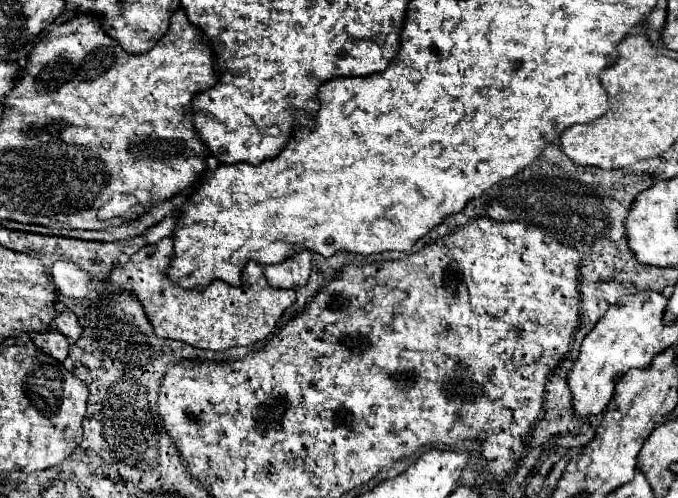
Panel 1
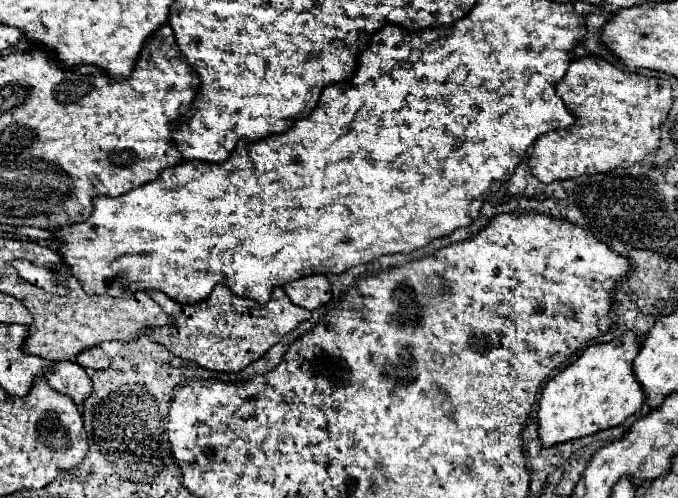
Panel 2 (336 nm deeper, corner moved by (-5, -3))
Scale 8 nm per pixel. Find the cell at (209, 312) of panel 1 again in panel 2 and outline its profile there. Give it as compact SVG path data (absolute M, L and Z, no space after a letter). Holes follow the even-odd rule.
M216 285L208 299L194 305L172 301L166 293L148 291L148 295L160 305L160 309L164 309L168 317L172 317L172 325L150 329L152 339L172 351L176 357L196 361L212 371L238 373L246 369L252 361L260 359L272 345L276 345L282 335L296 329L310 317L310 311L294 305L282 287L276 287L270 301L264 305L238 297L224 285Z

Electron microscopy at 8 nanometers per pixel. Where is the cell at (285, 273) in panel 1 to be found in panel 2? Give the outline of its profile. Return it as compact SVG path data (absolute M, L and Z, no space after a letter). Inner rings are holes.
M320 273L302 277L302 279L296 279L296 281L290 281L282 289L288 293L288 297L292 299L294 305L308 307L310 311L320 307L320 305L324 305L324 303L328 303L330 297L332 297L330 283Z

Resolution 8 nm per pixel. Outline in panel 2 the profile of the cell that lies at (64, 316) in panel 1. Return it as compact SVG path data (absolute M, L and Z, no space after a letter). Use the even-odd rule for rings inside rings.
M92 347L92 349L84 349L84 353L80 353L76 357L76 361L82 367L90 367L90 369L106 369L110 365L110 359L104 357L100 347Z

